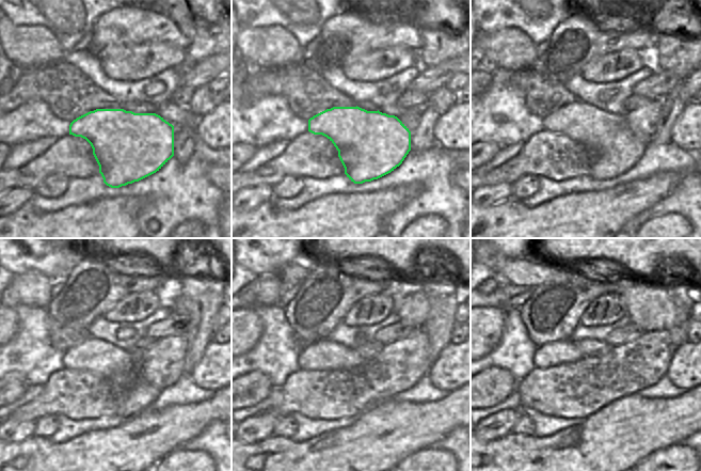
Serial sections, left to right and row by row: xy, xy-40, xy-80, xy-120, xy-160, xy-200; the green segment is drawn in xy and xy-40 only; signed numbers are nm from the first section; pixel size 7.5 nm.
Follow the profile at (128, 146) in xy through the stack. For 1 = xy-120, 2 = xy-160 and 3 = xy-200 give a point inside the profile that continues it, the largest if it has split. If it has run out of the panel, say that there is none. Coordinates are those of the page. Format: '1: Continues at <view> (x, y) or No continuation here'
1: Continues at xy-120 (118, 366)
2: Continues at xy-160 (327, 355)
3: Continues at xy-200 (554, 354).

